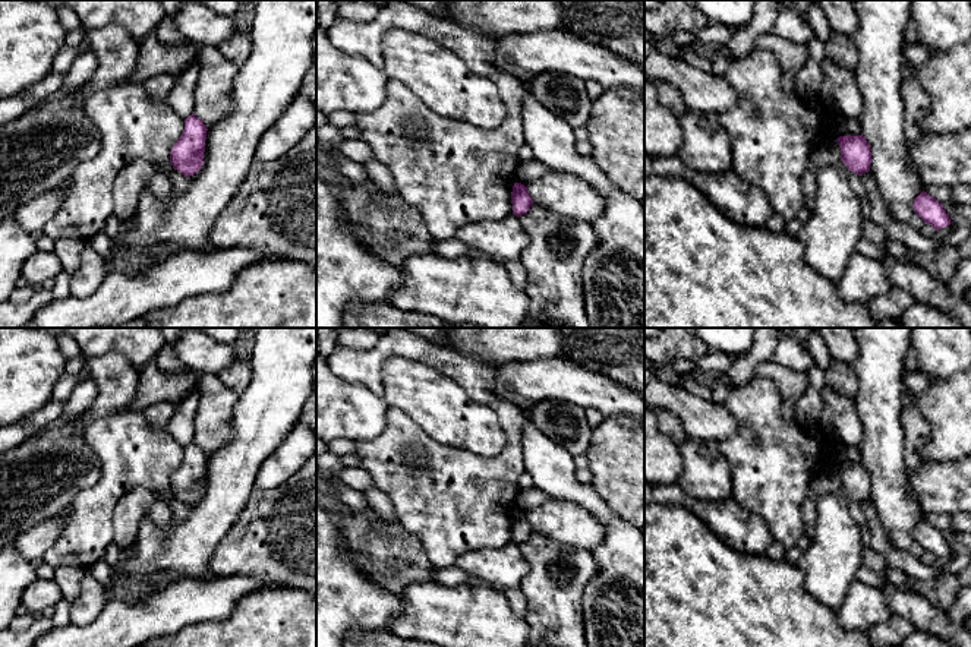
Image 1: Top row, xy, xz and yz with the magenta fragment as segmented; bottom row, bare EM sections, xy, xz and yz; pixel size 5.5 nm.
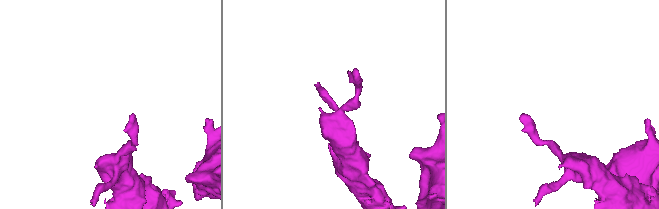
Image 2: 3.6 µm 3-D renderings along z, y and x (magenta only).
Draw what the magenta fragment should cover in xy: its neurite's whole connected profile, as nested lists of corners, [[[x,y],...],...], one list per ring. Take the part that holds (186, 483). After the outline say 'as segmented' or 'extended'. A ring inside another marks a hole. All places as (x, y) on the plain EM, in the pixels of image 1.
[[[192,442],[185,448],[183,461],[171,476],[173,496],[187,506],[202,496],[207,458],[205,452]]]; as segmented

